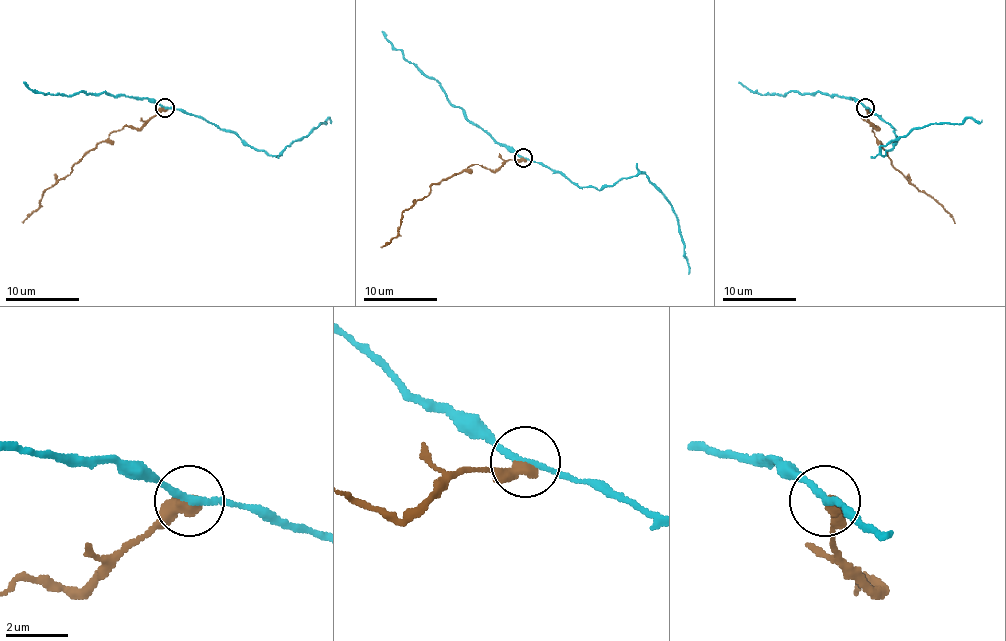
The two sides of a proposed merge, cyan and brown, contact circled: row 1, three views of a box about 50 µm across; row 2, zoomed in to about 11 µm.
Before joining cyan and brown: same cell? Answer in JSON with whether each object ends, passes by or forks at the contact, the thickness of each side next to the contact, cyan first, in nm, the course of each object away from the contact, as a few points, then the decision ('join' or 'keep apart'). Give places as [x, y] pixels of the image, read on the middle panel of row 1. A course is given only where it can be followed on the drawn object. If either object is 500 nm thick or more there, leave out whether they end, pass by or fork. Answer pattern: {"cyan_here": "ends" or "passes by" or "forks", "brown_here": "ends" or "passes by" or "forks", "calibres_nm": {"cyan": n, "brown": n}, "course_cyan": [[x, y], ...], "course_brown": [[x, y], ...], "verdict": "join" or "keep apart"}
{"calibres_nm": {"cyan": 190, "brown": 500}, "course_cyan": [[523, 157], [565, 174], [580, 186], [600, 190], [631, 175], [646, 175], [671, 207], [690, 269], [688, 275]], "course_brown": [[523, 157], [508, 159], [497, 170], [473, 164], [434, 183], [427, 196], [401, 214], [398, 234], [379, 247]], "verdict": "keep apart"}

